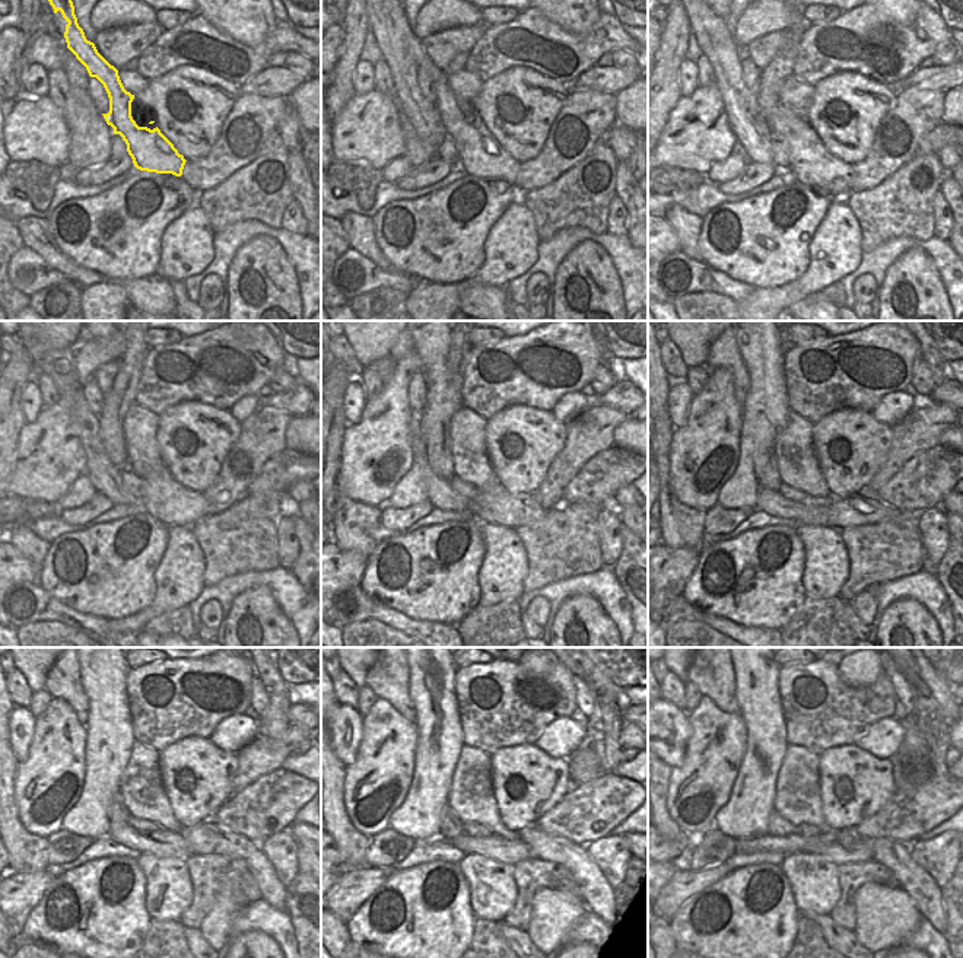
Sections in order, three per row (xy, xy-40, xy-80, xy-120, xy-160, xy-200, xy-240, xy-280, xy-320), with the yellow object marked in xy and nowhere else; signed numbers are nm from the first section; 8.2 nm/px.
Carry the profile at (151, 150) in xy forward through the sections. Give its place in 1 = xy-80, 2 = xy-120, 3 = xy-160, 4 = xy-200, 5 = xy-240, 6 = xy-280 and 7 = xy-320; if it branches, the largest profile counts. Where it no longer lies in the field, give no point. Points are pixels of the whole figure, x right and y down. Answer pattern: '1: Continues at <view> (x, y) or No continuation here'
1: Continues at xy-80 (813, 165)
2: Continues at xy-120 (164, 497)
3: Continues at xy-160 (495, 505)
4: Continues at xy-200 (854, 511)
5: Continues at xy-240 (206, 837)
6: Continues at xy-280 (598, 896)
7: Continues at xy-320 (924, 891)

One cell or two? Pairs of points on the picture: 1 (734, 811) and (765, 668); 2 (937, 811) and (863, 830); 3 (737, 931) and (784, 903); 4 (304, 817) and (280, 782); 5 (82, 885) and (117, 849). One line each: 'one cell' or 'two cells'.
1: one cell
2: one cell
3: one cell
4: two cells
5: two cells

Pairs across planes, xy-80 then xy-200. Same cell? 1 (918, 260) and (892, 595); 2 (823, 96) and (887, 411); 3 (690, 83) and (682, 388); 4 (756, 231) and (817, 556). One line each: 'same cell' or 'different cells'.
1: different cells
2: different cells
3: same cell
4: different cells

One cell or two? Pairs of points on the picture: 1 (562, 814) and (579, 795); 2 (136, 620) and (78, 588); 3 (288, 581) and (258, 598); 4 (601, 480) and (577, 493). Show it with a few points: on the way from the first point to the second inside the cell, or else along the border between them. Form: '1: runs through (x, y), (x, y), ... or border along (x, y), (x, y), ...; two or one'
1: runs through (566, 809), (577, 799); one
2: border along (155, 594), (143, 608), (108, 620); two
3: border along (238, 594), (251, 588), (266, 586), (289, 620); two
4: runs through (596, 481), (582, 489); one

